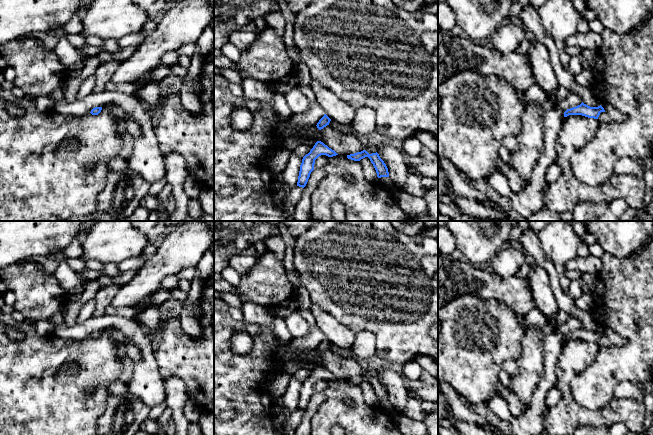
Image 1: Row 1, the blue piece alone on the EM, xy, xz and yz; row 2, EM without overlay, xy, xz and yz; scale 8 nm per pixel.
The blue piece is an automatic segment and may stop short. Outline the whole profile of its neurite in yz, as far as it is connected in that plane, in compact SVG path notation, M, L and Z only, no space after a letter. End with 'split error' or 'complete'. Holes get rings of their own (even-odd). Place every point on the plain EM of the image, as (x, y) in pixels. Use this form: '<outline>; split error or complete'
M583 326L573 332L567 333L564 336L564 341L569 339L582 339L588 342L598 343L601 336L605 336L604 332L600 329L598 331L590 331Z; complete

